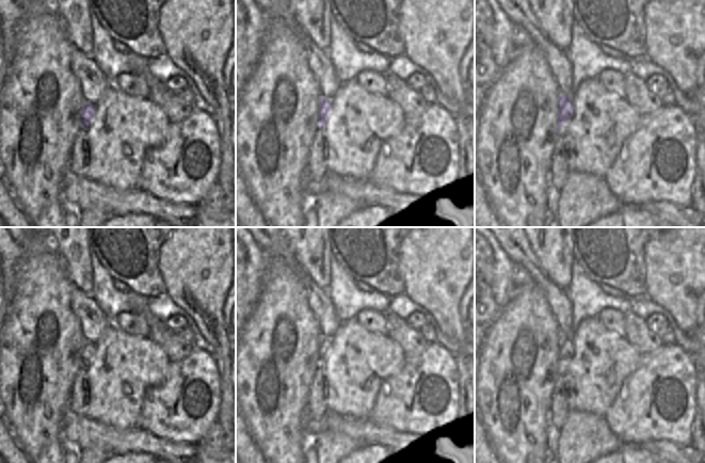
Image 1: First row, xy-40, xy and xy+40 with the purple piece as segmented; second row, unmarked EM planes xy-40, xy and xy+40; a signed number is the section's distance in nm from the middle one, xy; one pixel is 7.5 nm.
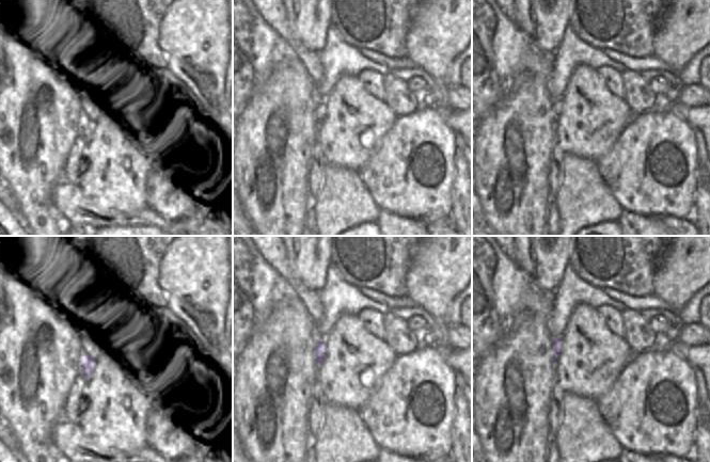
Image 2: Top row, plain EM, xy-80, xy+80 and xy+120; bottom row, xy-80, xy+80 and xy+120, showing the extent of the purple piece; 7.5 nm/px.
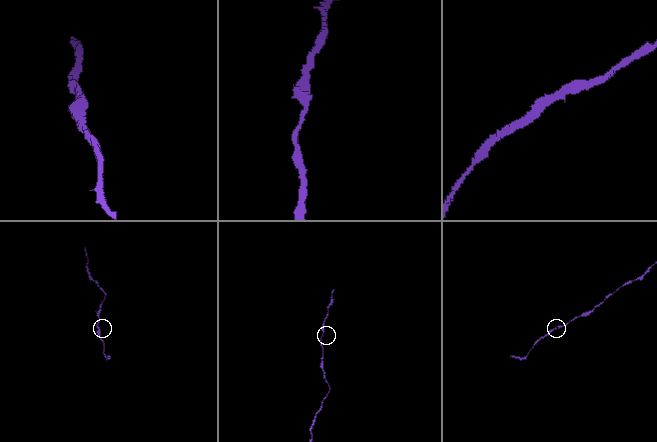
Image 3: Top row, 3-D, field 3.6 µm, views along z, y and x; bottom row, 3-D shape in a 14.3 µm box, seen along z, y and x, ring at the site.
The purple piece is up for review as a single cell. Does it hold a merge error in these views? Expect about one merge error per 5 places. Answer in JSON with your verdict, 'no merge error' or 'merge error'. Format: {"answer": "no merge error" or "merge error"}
{"answer": "no merge error"}

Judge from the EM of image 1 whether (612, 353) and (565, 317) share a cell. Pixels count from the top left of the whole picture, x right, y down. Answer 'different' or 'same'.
different

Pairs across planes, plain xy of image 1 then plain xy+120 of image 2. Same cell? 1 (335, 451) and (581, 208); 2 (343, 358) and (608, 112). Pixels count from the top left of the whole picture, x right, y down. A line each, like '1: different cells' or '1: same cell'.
1: same cell
2: same cell

